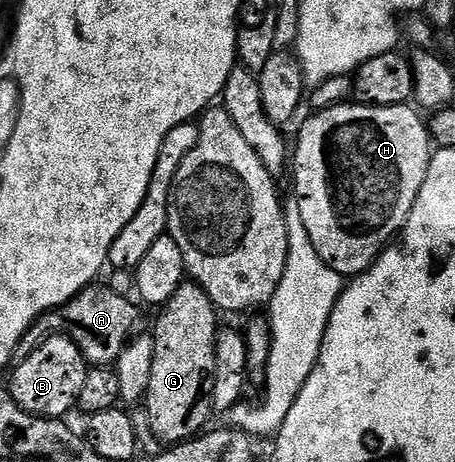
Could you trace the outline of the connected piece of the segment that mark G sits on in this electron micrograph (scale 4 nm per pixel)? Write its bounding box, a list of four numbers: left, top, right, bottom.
[143,280,219,444]

